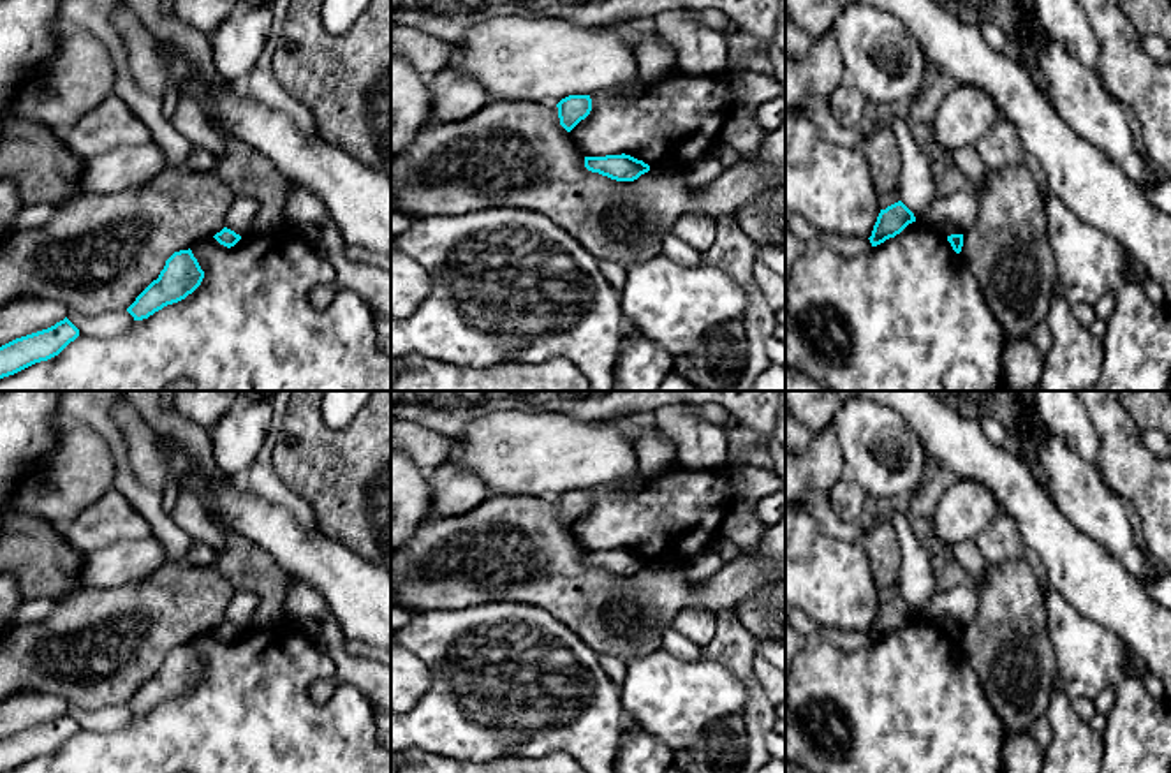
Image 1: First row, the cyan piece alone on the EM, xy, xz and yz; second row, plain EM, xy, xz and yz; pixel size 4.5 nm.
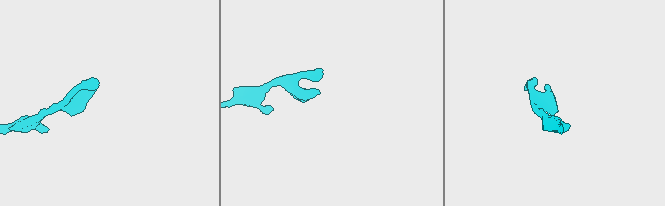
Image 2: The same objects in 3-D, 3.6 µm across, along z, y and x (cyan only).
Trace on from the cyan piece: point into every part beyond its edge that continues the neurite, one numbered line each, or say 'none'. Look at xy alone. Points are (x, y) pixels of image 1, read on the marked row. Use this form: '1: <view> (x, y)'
none

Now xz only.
none

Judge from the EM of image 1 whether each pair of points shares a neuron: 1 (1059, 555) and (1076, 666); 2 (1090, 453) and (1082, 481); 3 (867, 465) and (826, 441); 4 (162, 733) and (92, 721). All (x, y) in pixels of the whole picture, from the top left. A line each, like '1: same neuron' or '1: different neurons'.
1: different neurons
2: different neurons
3: different neurons
4: different neurons

